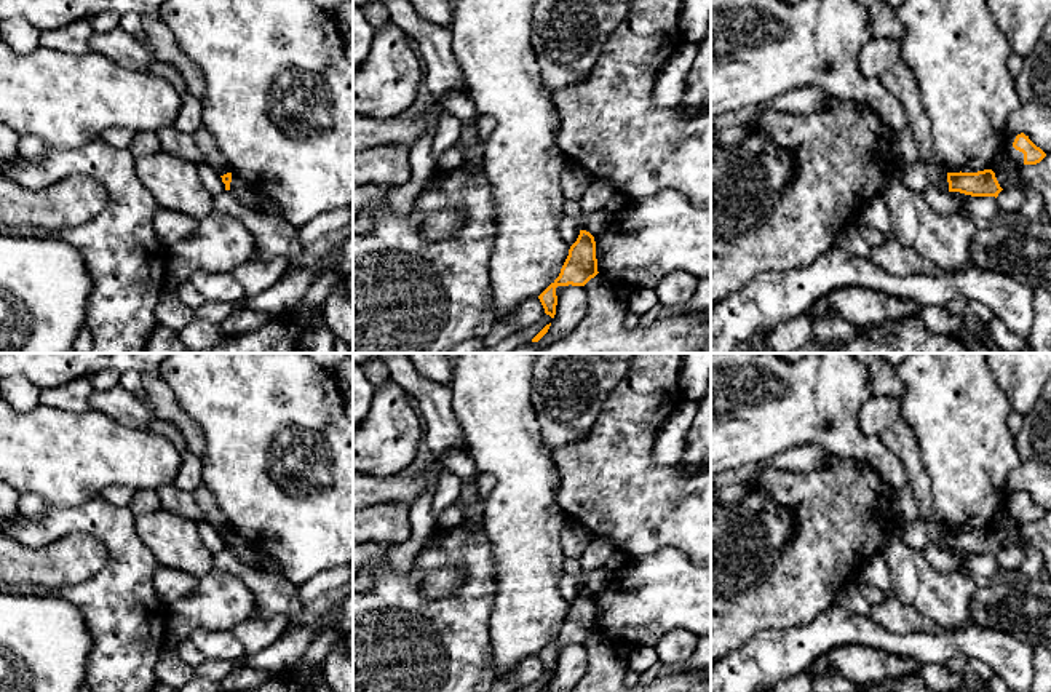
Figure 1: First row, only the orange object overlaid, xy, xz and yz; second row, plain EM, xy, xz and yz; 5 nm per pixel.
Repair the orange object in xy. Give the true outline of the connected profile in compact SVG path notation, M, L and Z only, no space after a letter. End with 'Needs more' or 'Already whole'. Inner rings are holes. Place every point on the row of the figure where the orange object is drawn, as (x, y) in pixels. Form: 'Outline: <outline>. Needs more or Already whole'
Outline: M203 125L195 134L195 142L201 149L201 152L206 155L206 163L222 177L222 182L225 184L225 190L230 190L232 182L232 173L216 149L214 139L209 136L208 128Z. Needs more

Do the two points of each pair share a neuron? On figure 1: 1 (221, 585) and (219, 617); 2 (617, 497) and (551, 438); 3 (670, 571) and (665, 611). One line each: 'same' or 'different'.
1: same
2: different
3: same

